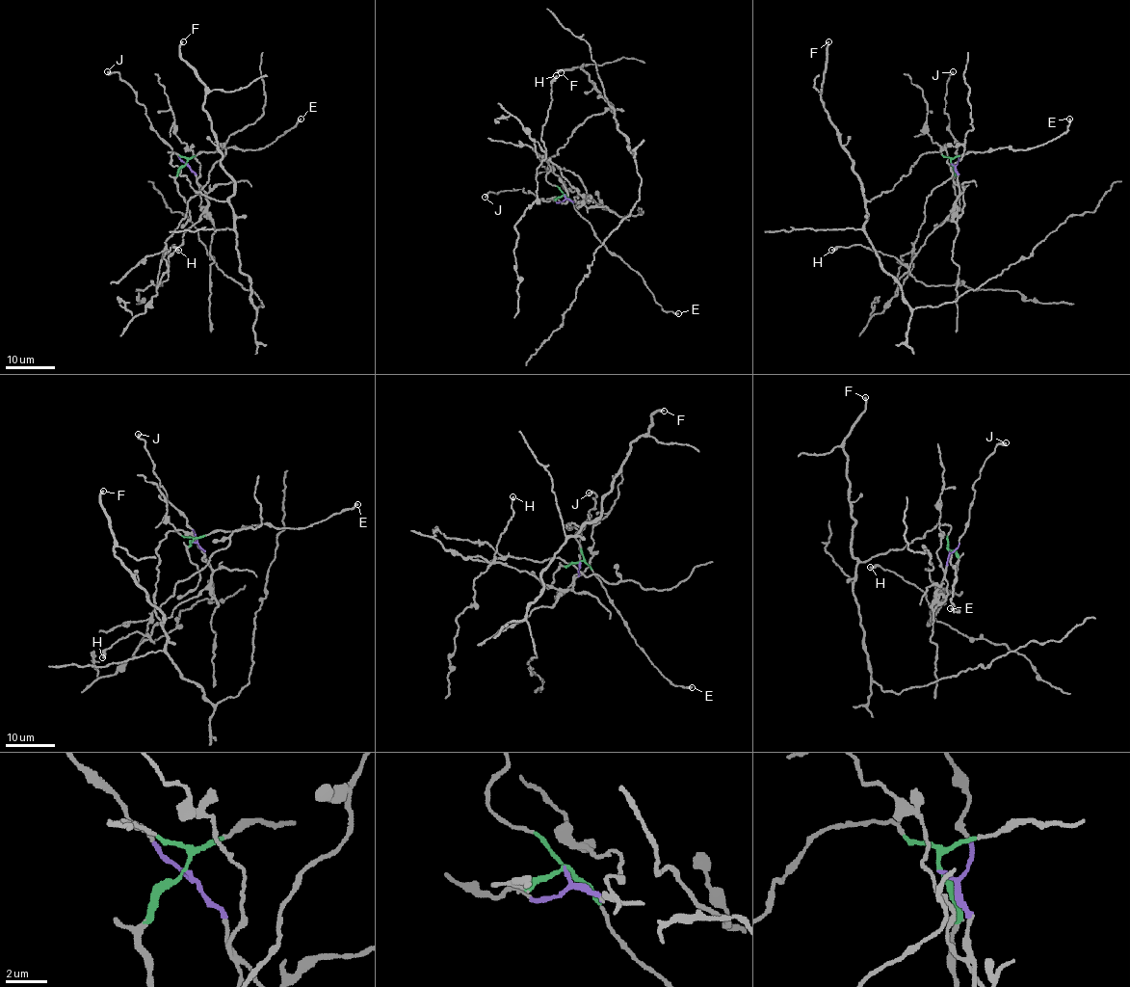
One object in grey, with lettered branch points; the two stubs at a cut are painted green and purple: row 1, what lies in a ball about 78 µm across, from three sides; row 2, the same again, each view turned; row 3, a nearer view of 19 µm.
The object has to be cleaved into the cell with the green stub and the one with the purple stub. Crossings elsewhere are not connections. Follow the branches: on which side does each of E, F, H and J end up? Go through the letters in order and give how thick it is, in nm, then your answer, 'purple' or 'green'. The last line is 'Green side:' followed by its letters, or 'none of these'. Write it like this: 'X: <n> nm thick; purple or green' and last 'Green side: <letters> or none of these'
E: 240 nm thick; green
F: 280 nm thick; green
H: 320 nm thick; purple
J: 320 nm thick; purple
Green side: E, F

